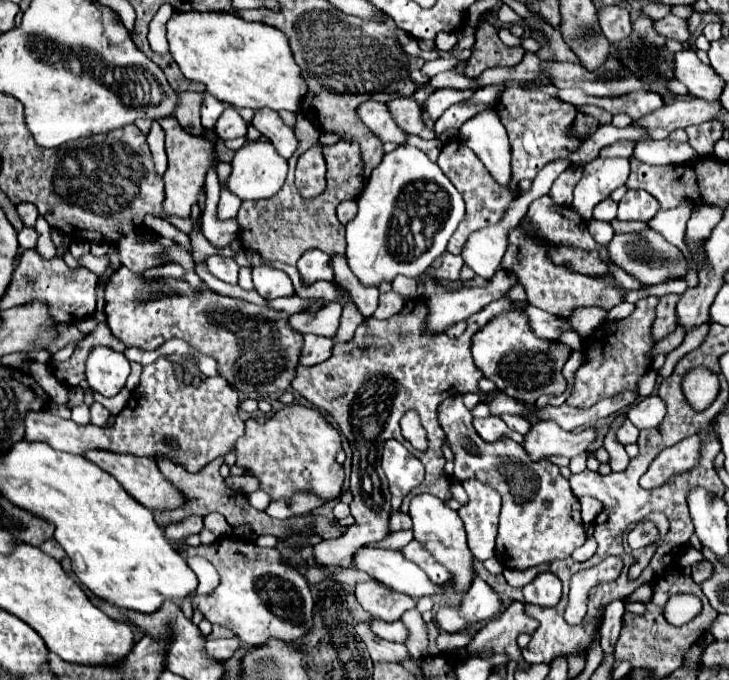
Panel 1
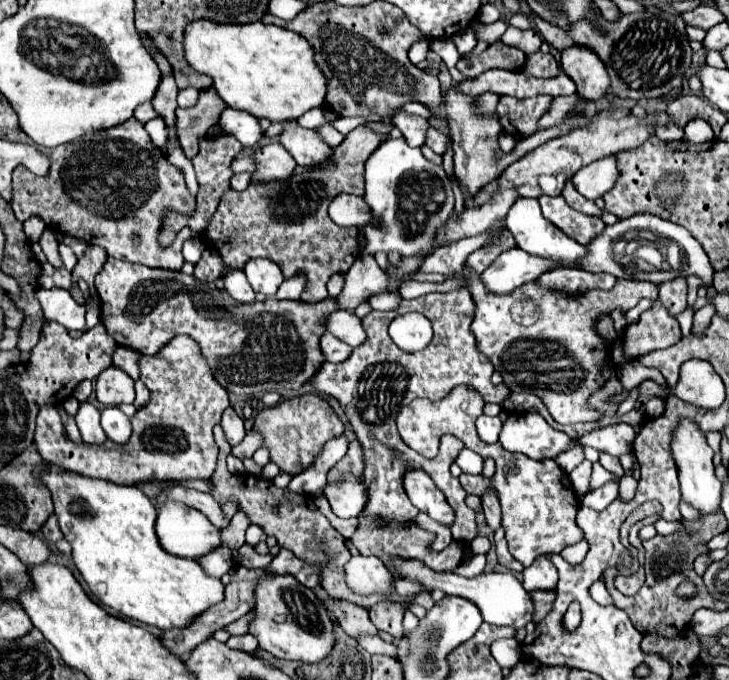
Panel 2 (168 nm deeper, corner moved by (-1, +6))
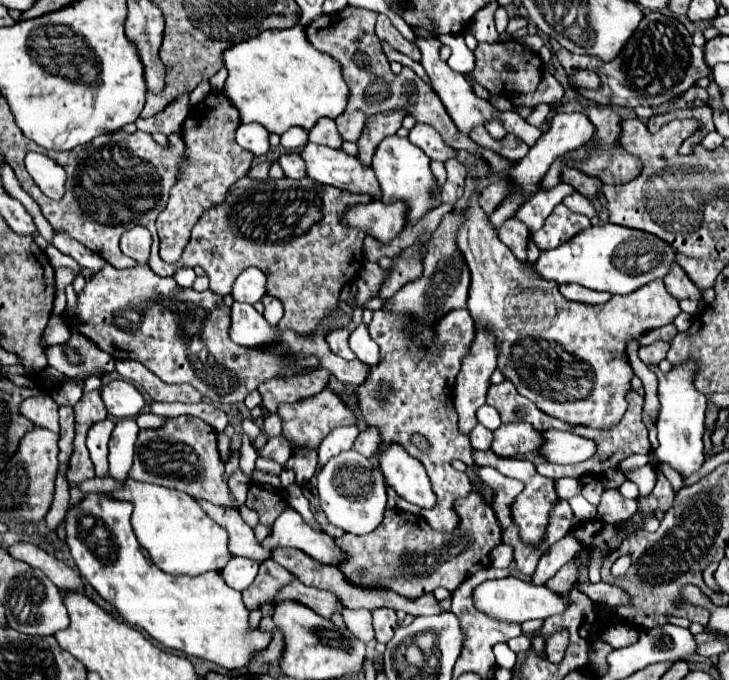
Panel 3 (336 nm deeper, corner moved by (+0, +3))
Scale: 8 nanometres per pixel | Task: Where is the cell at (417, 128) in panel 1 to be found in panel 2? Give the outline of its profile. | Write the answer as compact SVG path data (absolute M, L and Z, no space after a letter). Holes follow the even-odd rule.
M429 125L429 129L427 129L427 141L425 141L435 153L439 153L439 155L443 155L443 151L447 149L447 137L441 133L441 131L437 131L435 127L431 127Z

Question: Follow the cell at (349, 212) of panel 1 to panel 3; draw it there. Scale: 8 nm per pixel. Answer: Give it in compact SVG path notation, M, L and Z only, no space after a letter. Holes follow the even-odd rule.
M370 202L358 208L350 208L350 212L346 212L344 216L344 224L358 226L368 236L374 236L376 240L388 244L394 236L398 236L404 230L406 214L408 206L404 202Z

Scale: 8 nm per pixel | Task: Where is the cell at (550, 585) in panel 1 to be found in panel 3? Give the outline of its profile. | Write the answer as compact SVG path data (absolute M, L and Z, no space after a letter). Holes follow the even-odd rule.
M568 532L562 540L558 540L554 546L550 546L542 554L542 558L538 562L538 568L532 576L532 582L534 584L546 584L566 562L570 562L580 552L582 552L580 540L572 532Z

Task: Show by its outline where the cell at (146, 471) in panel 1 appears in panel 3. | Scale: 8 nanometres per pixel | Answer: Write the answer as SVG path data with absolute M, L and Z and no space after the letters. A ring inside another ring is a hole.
M198 500L198 504L204 508L204 512L214 522L218 522L222 528L228 530L232 556L250 558L250 560L254 560L258 564L272 558L272 550L262 548L262 544L254 536L254 530L242 520L240 512L234 512L234 510L228 510L228 508L218 508L214 504L204 504L202 500Z

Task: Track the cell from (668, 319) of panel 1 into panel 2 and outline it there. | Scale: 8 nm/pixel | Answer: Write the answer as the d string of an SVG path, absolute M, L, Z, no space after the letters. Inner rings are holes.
M677 277L675 281L667 281L659 285L659 301L665 305L665 309L677 317L687 307L687 283L683 277Z

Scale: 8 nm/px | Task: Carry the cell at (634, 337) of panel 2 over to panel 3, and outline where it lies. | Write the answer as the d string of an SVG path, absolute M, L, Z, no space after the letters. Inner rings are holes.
M652 344L650 348L640 348L638 350L638 356L640 356L640 360L642 362L650 362L650 364L660 364L660 360L664 360L666 358L666 352L668 352L668 344Z

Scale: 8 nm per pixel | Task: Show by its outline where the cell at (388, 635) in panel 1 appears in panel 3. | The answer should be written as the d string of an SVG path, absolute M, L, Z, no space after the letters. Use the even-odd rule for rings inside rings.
M378 608L372 612L372 618L374 618L374 632L376 632L376 640L386 644L396 628L398 628L398 622L396 622L396 612L390 610L390 608Z

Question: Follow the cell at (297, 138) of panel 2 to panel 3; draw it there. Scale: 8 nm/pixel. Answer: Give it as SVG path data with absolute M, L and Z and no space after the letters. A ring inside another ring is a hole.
M308 142L302 150L302 158L306 162L308 176L318 184L342 188L350 194L368 194L372 200L382 198L372 166L364 166L356 156Z

